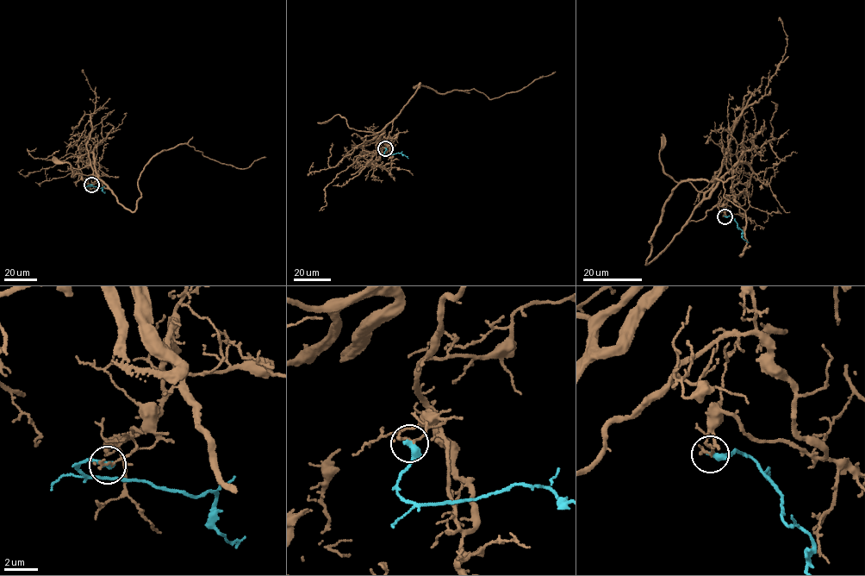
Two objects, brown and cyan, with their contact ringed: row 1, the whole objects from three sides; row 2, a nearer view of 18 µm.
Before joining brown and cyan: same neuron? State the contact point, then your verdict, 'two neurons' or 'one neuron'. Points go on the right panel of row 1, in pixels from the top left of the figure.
(724, 216) | two neurons

